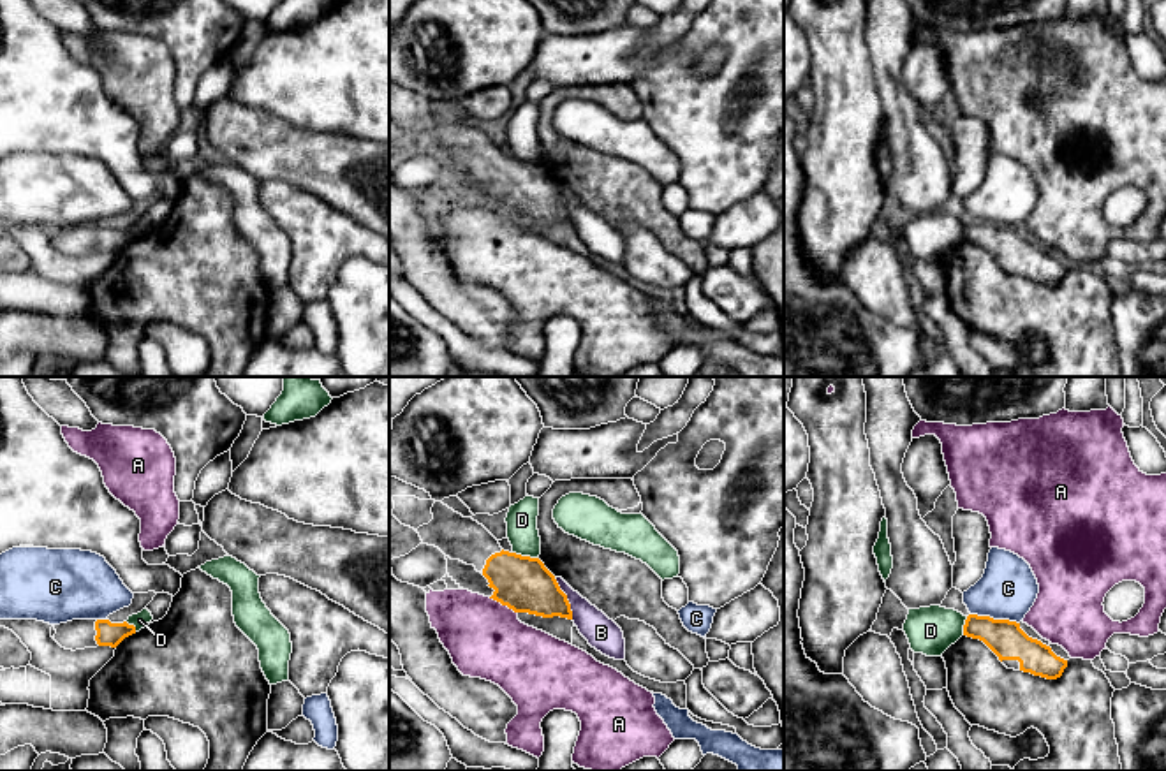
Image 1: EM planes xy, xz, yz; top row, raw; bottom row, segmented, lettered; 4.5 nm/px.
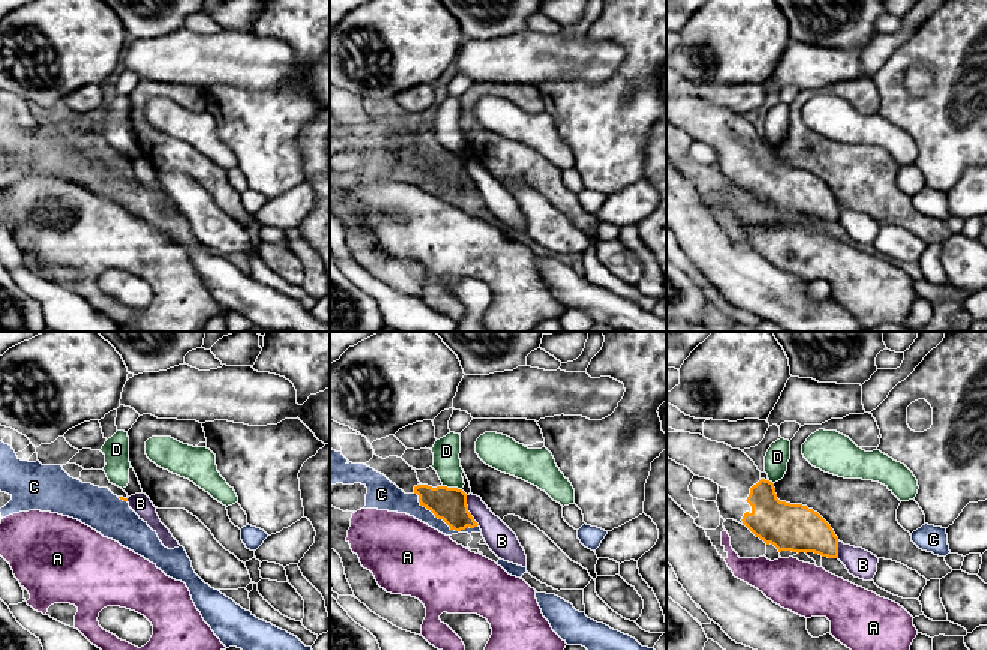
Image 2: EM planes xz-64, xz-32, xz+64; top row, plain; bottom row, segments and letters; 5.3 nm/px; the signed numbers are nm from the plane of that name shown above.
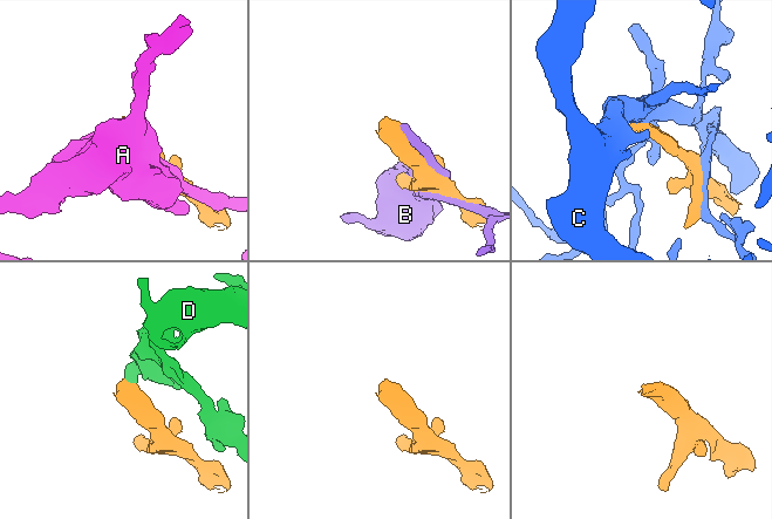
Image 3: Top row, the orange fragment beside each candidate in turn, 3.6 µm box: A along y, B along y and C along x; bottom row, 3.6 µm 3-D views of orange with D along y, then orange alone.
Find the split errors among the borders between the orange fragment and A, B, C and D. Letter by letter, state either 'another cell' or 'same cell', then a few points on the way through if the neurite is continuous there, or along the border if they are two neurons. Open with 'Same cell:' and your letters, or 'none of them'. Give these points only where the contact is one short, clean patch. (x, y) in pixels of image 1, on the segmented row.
Same cell: none of them
A: another cell
B: another cell
C: another cell
D: another cell | along xz (513, 551), (538, 558)

